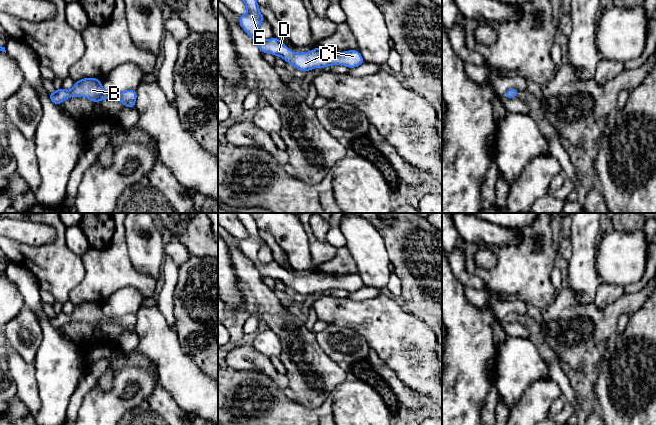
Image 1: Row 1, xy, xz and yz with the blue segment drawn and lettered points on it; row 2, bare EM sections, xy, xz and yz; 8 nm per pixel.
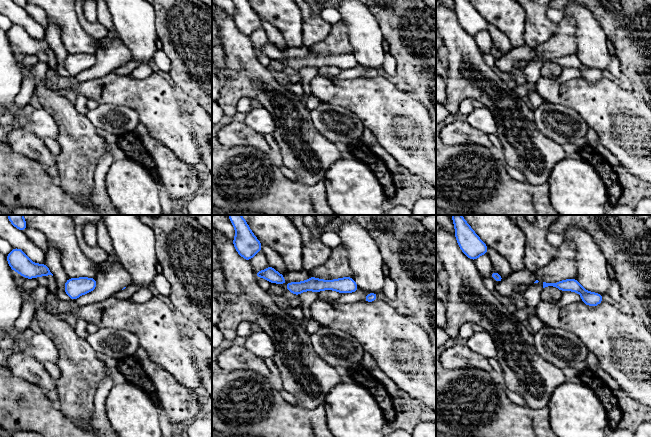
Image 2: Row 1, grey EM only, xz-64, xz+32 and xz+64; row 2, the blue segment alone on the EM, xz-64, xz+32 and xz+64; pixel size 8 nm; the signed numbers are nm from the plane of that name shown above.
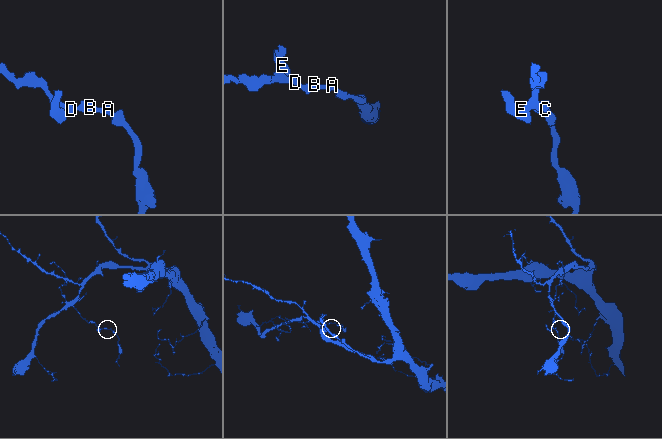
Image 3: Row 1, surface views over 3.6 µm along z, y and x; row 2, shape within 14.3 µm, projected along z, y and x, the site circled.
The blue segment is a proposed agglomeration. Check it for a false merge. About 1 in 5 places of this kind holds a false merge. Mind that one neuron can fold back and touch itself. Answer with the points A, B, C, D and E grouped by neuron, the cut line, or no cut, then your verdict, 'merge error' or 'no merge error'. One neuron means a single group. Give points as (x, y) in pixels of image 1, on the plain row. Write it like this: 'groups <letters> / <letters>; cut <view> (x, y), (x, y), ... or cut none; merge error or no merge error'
groups A B C D E; cut none; no merge error

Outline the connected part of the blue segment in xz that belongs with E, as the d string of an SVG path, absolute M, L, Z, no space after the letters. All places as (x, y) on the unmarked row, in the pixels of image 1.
M237 213L237 217L248 234L246 238L239 240L239 247L243 254L254 263L262 277L280 280L289 288L294 289L297 294L303 296L336 288L354 292L364 287L363 281L358 274L332 277L316 271L310 276L295 277L276 261L270 264L262 264L258 254L265 242L259 236L259 229L255 220L249 213Z

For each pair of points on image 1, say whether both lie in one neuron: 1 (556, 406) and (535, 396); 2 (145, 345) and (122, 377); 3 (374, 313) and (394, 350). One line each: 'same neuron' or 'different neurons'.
1: different neurons
2: different neurons
3: same neuron

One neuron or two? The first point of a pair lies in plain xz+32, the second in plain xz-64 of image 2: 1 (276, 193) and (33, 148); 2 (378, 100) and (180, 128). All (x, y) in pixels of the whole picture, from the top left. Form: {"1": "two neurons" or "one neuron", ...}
{"1": "two neurons", "2": "one neuron"}

